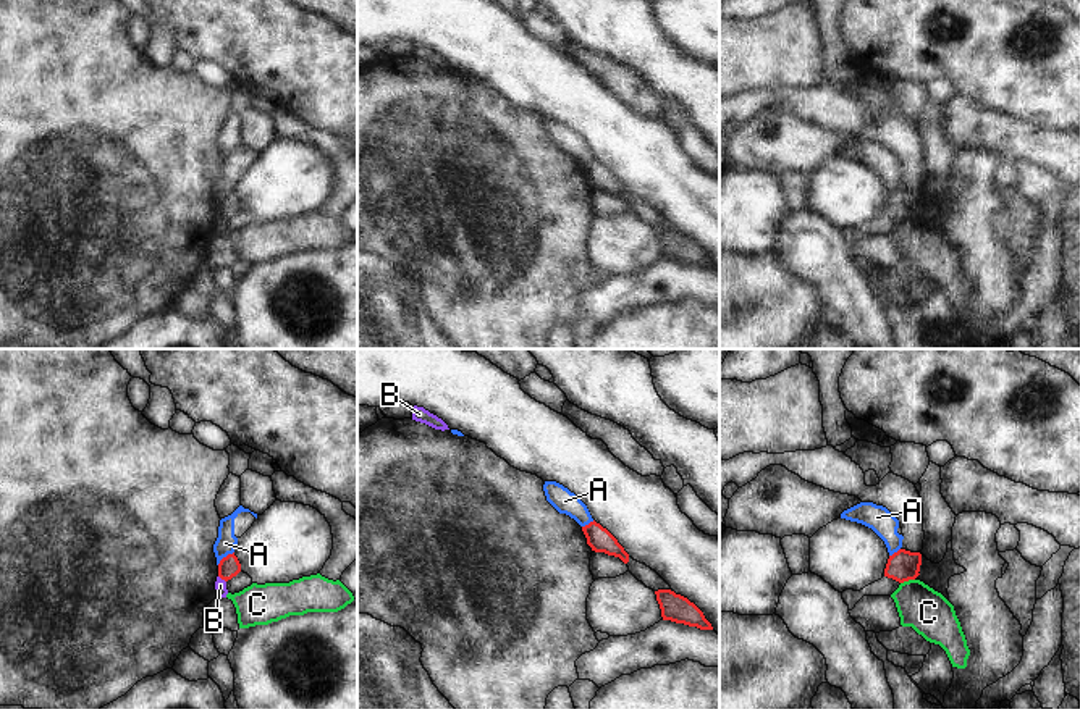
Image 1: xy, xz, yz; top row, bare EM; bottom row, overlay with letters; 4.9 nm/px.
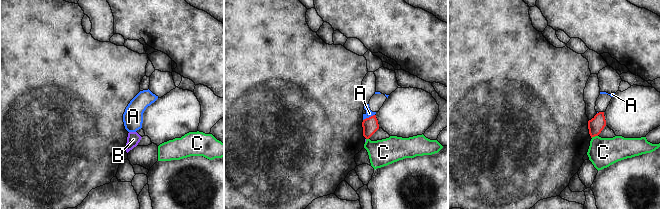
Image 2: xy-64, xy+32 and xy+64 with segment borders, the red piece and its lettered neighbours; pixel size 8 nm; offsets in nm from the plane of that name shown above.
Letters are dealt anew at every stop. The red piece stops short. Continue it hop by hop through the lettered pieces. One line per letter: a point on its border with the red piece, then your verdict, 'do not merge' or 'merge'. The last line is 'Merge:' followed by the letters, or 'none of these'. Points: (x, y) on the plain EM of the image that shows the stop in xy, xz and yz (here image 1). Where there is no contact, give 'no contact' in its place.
A: xy (227, 194) | do not merge
B: xy (222, 217) | do not merge
C: yz (907, 218) | do not merge
Merge: none of these

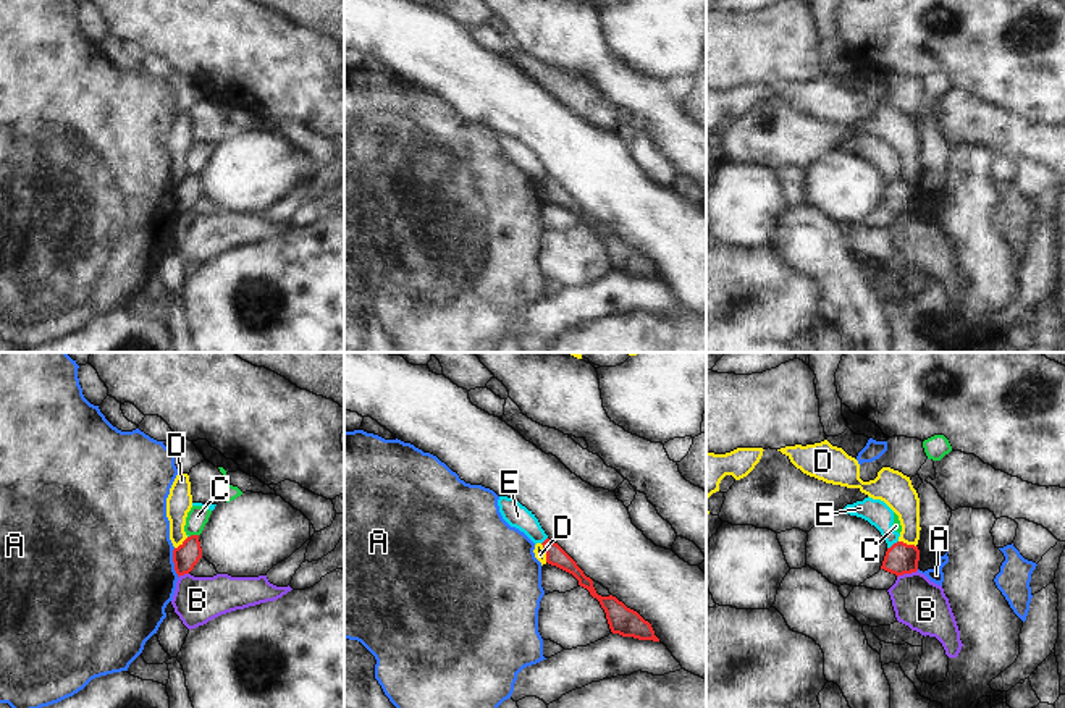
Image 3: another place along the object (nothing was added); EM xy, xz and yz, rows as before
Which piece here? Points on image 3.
A: xy (173, 199) | do not merge
B: yz (907, 210) | do not merge
C: xy (193, 173) | do not merge
D: xz (545, 189) | do not merge
E: yz (894, 181) | do not merge
Merge: none of these

